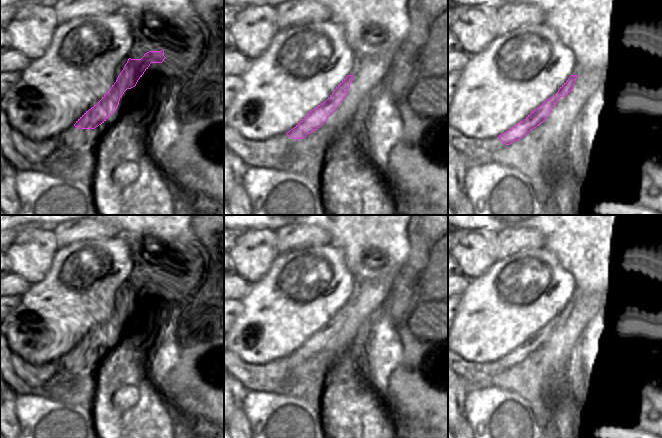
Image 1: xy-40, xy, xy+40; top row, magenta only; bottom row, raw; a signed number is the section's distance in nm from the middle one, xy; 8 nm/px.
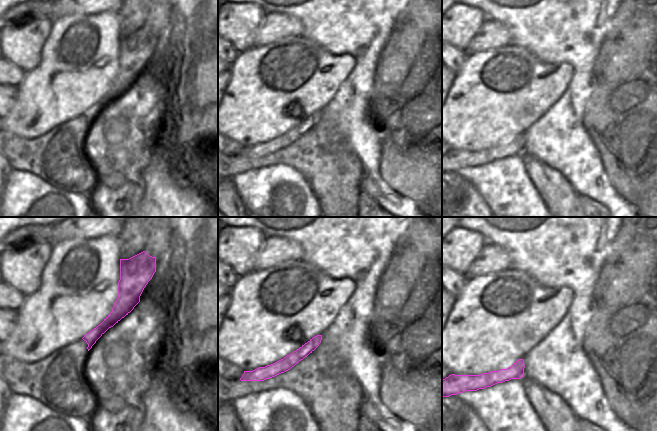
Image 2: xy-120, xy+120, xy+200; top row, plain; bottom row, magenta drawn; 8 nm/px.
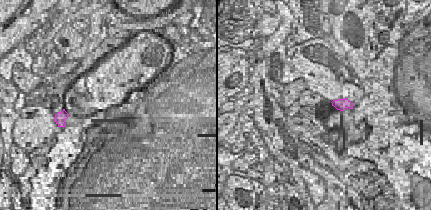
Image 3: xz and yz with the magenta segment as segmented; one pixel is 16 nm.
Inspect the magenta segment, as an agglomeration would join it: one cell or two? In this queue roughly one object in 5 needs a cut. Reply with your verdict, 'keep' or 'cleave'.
keep

